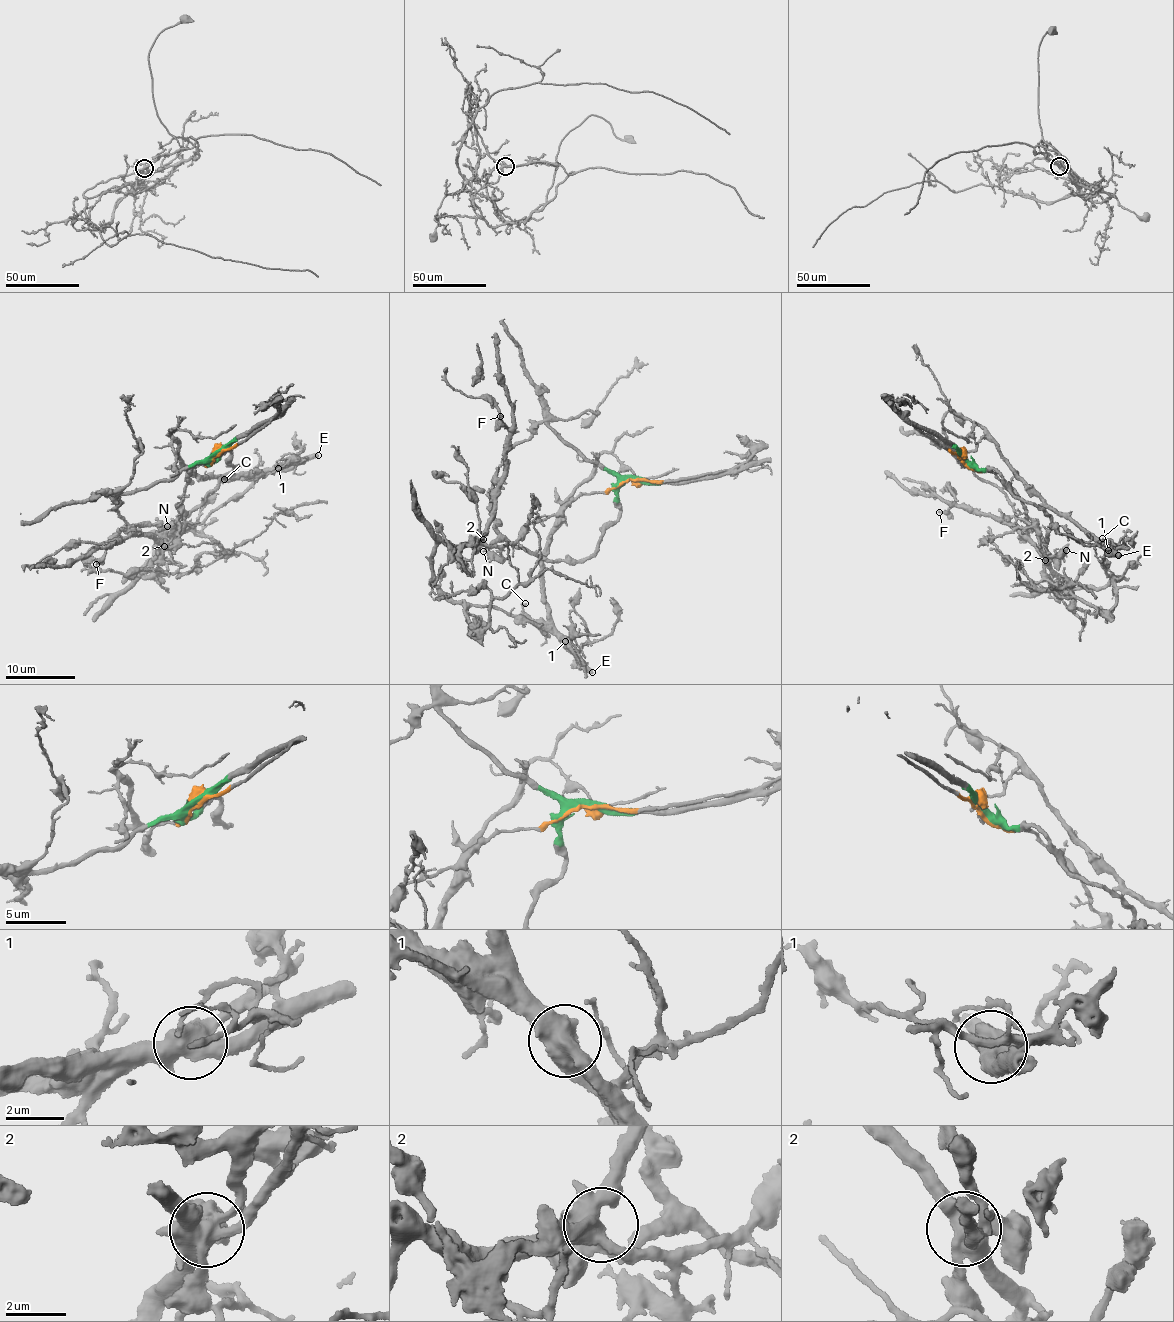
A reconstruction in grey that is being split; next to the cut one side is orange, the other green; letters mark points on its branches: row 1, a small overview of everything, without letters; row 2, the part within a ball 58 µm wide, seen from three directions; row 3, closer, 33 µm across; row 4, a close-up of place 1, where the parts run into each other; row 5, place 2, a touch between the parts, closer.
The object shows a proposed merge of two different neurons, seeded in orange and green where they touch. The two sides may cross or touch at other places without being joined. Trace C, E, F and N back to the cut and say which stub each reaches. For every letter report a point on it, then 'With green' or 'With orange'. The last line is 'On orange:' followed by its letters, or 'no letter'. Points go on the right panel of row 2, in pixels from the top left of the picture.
C: Place: (1102, 538). With green
E: Place: (1118, 555). With green
F: Place: (939, 512). With orange
N: Place: (1066, 550). With orange
On orange: F, N

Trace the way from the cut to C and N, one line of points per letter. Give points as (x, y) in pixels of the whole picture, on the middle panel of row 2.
C: (631, 479), (599, 457), (595, 460), (550, 540), (543, 560), (545, 617), (531, 619), (523, 612), (525, 603)
N: (631, 479), (603, 492), (582, 495), (528, 525), (499, 557), (483, 551)

